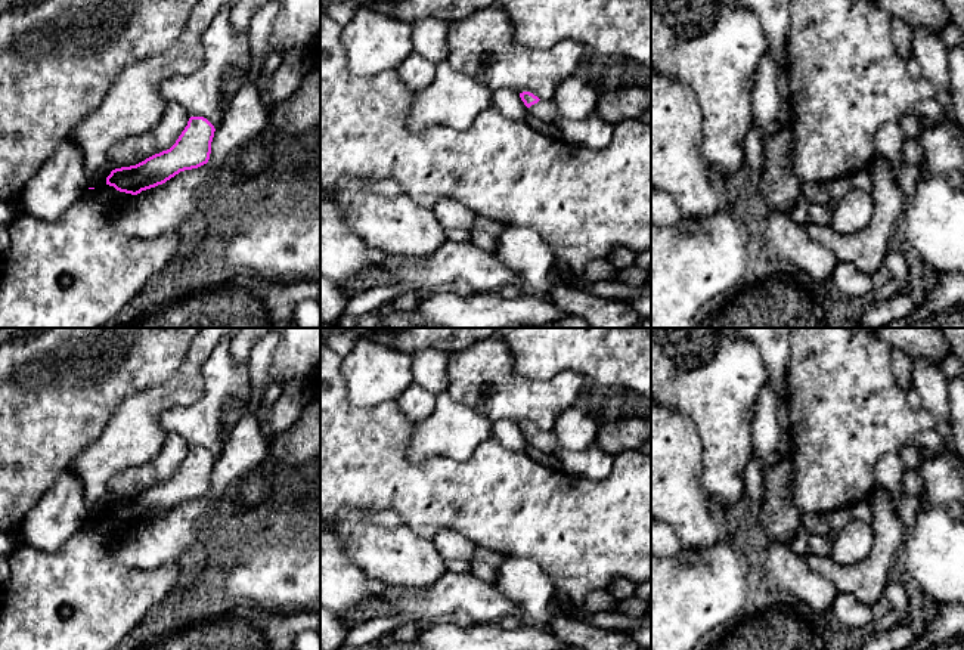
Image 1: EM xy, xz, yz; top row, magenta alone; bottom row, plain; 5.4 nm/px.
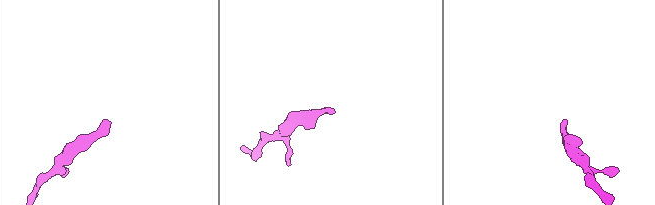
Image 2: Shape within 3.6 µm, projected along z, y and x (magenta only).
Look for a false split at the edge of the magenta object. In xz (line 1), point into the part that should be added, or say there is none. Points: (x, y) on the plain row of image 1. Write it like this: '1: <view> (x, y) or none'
1: xz (546, 442)

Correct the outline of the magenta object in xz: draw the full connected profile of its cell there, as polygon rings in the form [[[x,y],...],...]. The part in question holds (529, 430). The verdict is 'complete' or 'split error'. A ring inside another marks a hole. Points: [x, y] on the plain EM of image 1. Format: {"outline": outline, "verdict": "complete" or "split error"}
{"outline": [[[530,422],[520,424],[520,428],[529,439],[529,443],[545,454],[555,454],[561,448],[552,431],[540,431]]], "verdict": "split error"}

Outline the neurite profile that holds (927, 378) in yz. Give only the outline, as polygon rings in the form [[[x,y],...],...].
[[[929,359],[912,360],[911,383],[921,399],[921,406],[937,422],[948,420],[951,414],[951,389],[940,363]]]

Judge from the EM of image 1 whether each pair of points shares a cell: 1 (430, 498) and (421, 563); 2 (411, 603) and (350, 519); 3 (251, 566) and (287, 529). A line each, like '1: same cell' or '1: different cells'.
1: different cells
2: different cells
3: different cells

